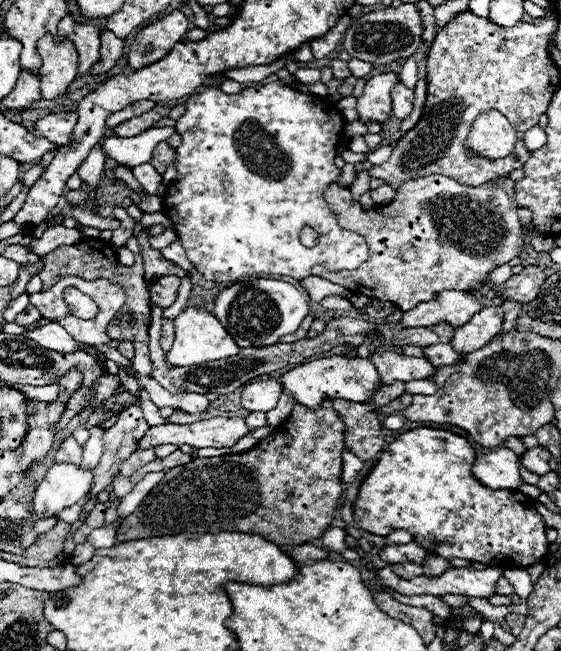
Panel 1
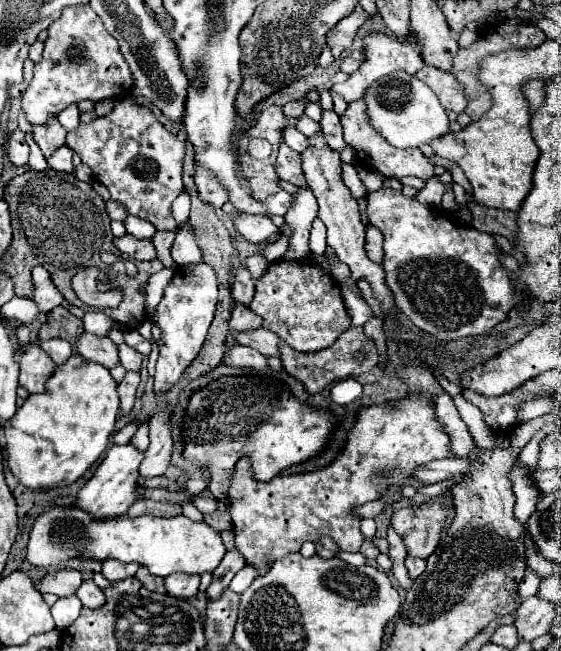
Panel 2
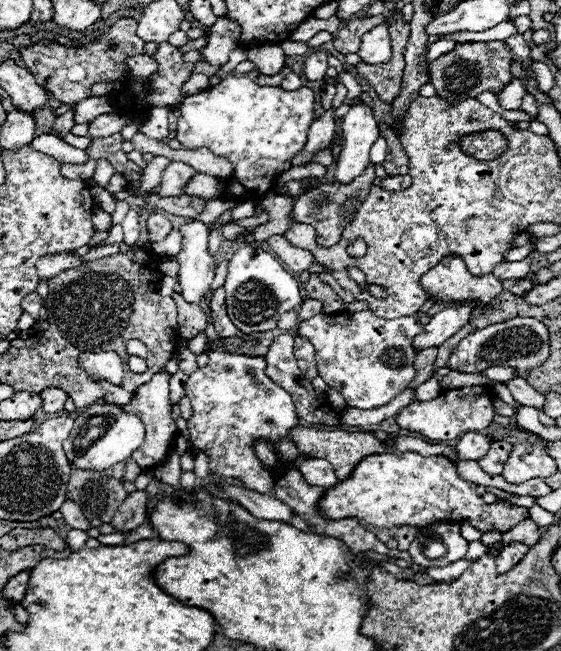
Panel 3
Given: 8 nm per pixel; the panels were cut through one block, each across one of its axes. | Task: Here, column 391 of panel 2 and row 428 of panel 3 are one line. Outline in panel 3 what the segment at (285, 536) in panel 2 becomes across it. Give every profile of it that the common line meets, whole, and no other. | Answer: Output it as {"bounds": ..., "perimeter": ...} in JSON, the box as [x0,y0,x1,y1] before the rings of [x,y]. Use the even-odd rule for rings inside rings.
{"bounds":[396,386,496,440],"perimeter":[[[464,386],[464,388],[452,388],[444,390],[440,396],[428,402],[414,402],[402,408],[396,416],[396,422],[400,428],[420,432],[422,436],[430,440],[452,440],[462,436],[464,432],[478,432],[492,424],[496,412],[492,394],[486,386]]]}

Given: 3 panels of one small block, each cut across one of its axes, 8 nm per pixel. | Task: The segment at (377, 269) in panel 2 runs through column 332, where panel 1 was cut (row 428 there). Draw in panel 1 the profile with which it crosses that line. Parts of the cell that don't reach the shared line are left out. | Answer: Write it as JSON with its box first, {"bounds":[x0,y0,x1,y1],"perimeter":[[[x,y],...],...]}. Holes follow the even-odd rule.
{"bounds":[140,418,250,448],"perimeter":[[[208,418],[192,424],[160,424],[152,426],[140,448],[156,448],[160,444],[188,444],[194,448],[230,448],[250,434],[244,418]]]}

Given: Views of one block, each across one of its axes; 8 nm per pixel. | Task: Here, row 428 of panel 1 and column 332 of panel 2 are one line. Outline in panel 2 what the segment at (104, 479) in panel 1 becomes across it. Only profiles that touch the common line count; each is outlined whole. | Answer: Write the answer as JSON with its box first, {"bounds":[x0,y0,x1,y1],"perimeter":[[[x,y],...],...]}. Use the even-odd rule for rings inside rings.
{"bounds":[320,110,346,150],"perimeter":[[[324,110],[322,112],[322,120],[320,120],[320,126],[322,126],[322,132],[324,132],[324,138],[328,142],[328,146],[332,146],[334,150],[342,150],[346,146],[344,138],[342,138],[342,130],[340,130],[340,118],[334,110]]]}

